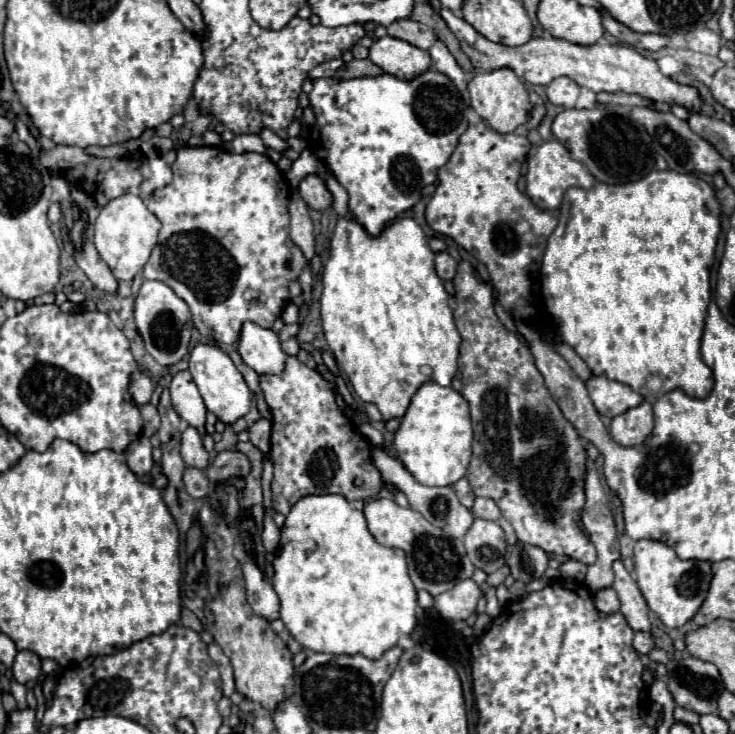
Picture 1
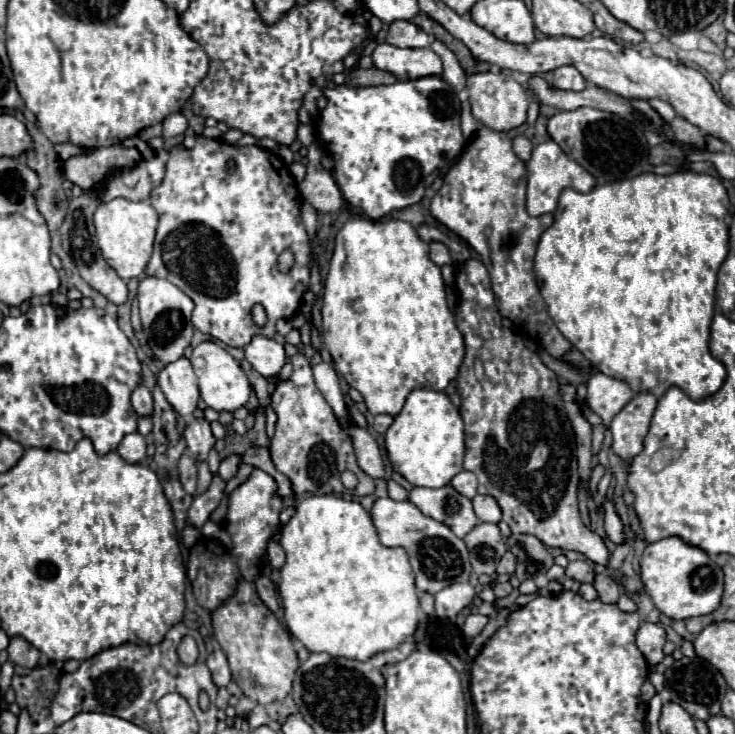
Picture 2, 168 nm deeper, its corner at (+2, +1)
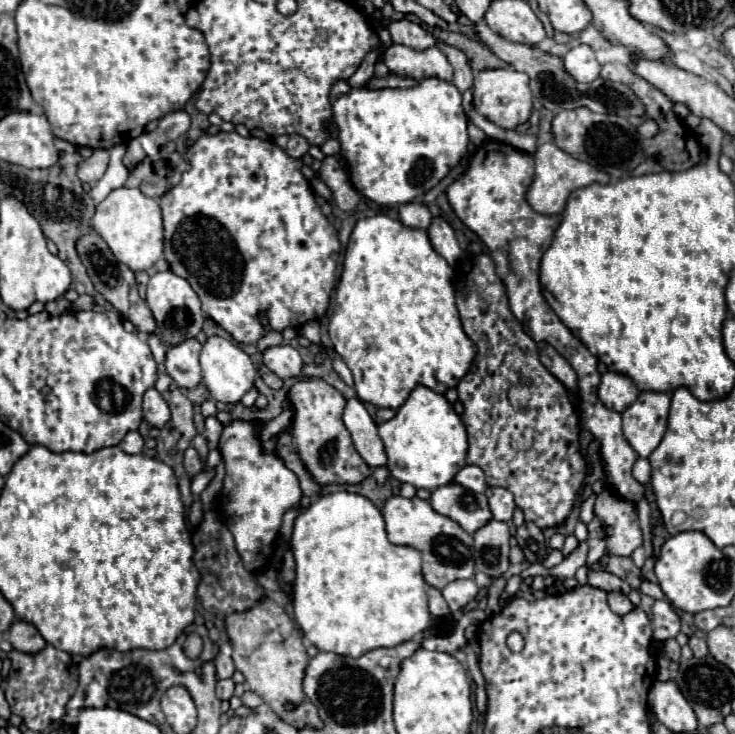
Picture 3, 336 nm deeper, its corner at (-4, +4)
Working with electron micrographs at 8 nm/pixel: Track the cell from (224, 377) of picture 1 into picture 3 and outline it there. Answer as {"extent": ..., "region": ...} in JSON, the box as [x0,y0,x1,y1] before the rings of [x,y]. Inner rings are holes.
{"extent":[201,337,257,403],"region":[[[209,337],[201,349],[201,369],[203,369],[203,383],[211,397],[221,403],[237,403],[241,397],[253,389],[257,369],[251,363],[249,355],[233,345],[229,339],[223,337]]]}

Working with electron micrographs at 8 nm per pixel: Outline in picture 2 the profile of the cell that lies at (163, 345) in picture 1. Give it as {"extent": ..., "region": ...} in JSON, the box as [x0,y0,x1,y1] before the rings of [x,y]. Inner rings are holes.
{"extent":[137,276,195,364],"region":[[[149,276],[139,282],[137,302],[139,302],[139,312],[141,312],[143,332],[147,334],[149,348],[153,350],[153,354],[163,364],[169,364],[181,358],[193,336],[193,322],[191,322],[191,310],[195,306],[193,300],[183,290],[179,290],[175,284],[163,278]]]}

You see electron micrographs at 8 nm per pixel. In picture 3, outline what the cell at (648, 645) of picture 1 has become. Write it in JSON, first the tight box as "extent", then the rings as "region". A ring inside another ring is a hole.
{"extent":[653,601,681,643],"region":[[[655,601],[653,605],[653,641],[665,643],[679,633],[681,621],[669,601]]]}

